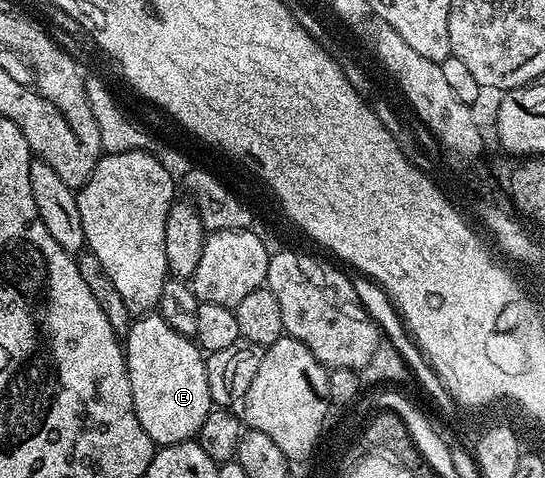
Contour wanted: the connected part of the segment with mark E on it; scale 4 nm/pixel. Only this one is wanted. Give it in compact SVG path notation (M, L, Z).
M152 311L132 320L125 338L125 356L129 387L133 387L133 407L141 427L145 427L145 435L149 435L149 439L159 447L192 440L198 434L201 423L205 423L205 415L209 415L213 407L203 350L192 338L169 327L169 323L165 323L165 319L158 312Z

